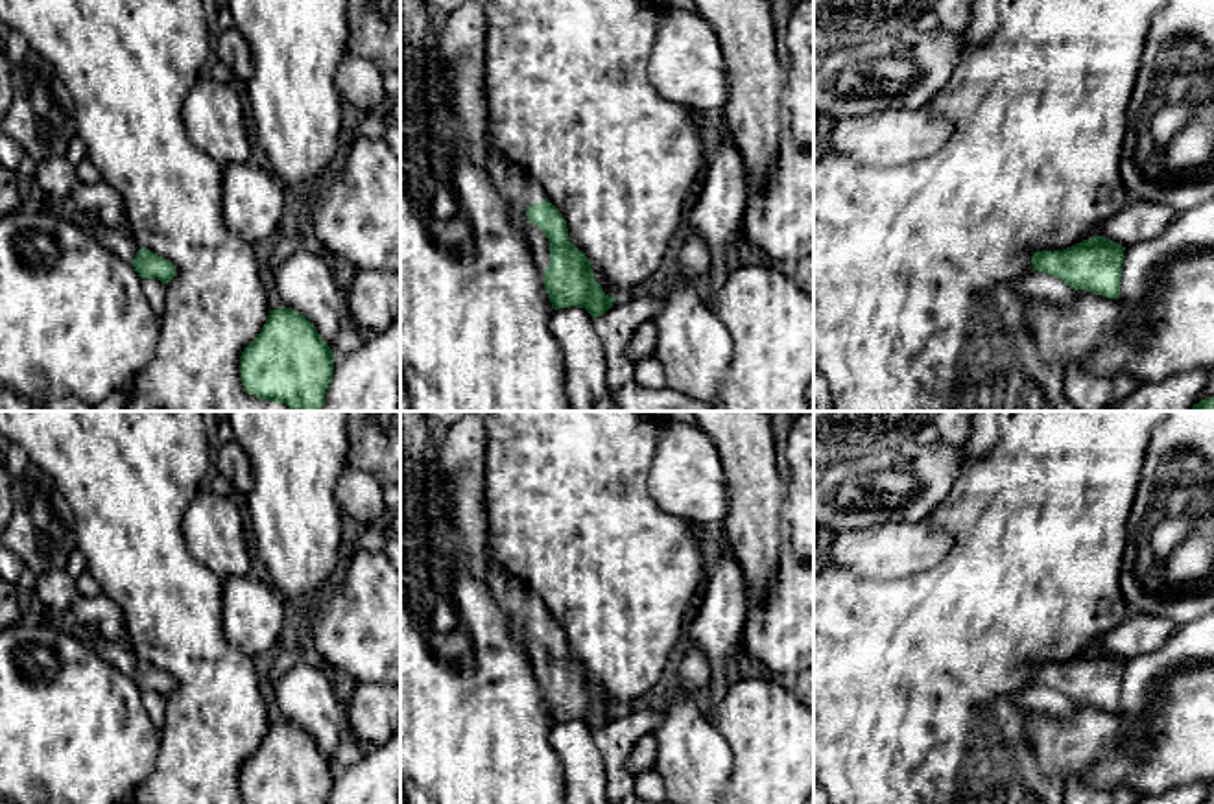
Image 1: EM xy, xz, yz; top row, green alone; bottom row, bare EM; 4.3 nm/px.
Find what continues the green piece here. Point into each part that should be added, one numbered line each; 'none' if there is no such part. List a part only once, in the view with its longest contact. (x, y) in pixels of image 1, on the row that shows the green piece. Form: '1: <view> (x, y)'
1: xz (458, 59)

